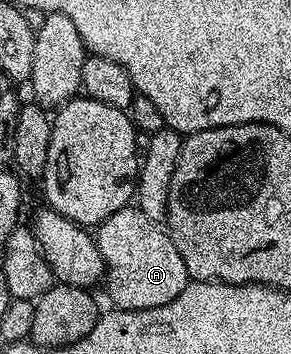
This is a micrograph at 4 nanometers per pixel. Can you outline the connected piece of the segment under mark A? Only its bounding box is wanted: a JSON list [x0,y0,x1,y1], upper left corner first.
[95,206,190,310]

